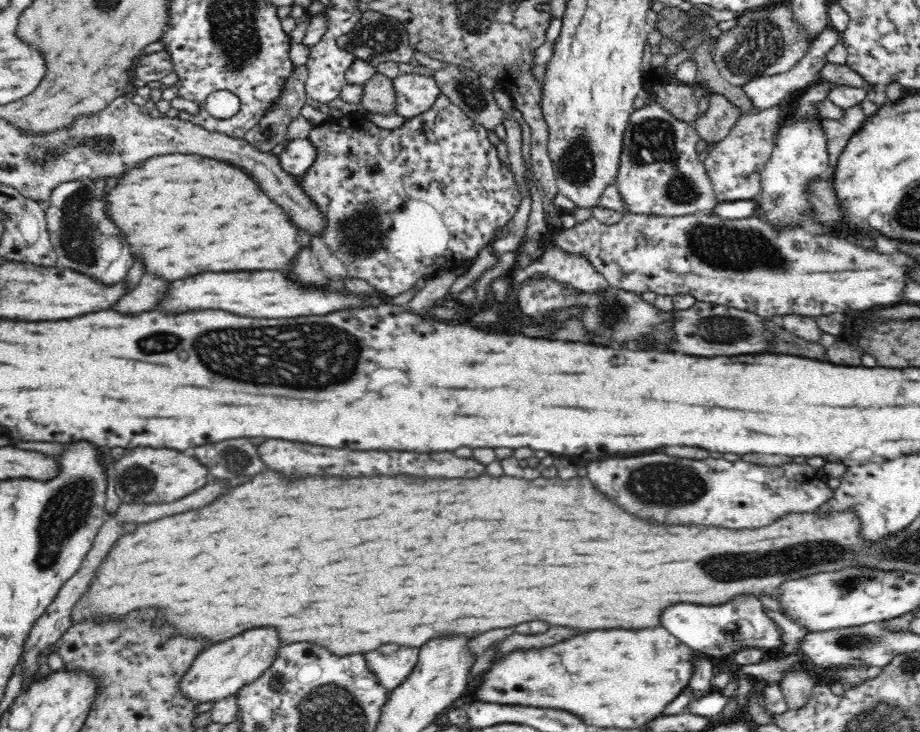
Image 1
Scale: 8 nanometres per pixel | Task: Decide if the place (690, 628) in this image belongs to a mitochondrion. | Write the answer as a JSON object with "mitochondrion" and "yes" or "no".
{"mitochondrion":"no"}

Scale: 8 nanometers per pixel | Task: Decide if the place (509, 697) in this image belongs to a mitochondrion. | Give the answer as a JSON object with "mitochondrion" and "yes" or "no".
{"mitochondrion":"no"}

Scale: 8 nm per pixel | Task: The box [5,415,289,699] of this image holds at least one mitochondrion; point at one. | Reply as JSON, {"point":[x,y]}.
{"point":[66,512]}

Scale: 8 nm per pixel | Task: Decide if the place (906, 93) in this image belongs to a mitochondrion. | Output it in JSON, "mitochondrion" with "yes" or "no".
{"mitochondrion":"no"}

